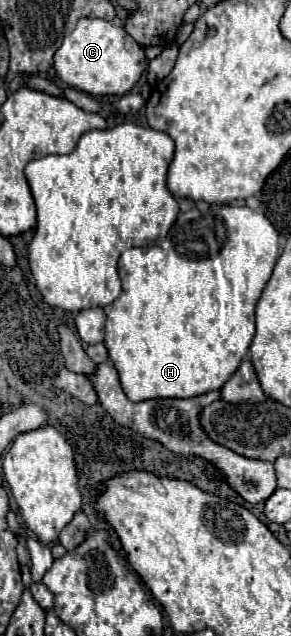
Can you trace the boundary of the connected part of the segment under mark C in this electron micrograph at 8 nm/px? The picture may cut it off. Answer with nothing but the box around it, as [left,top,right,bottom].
[54,18,146,96]

